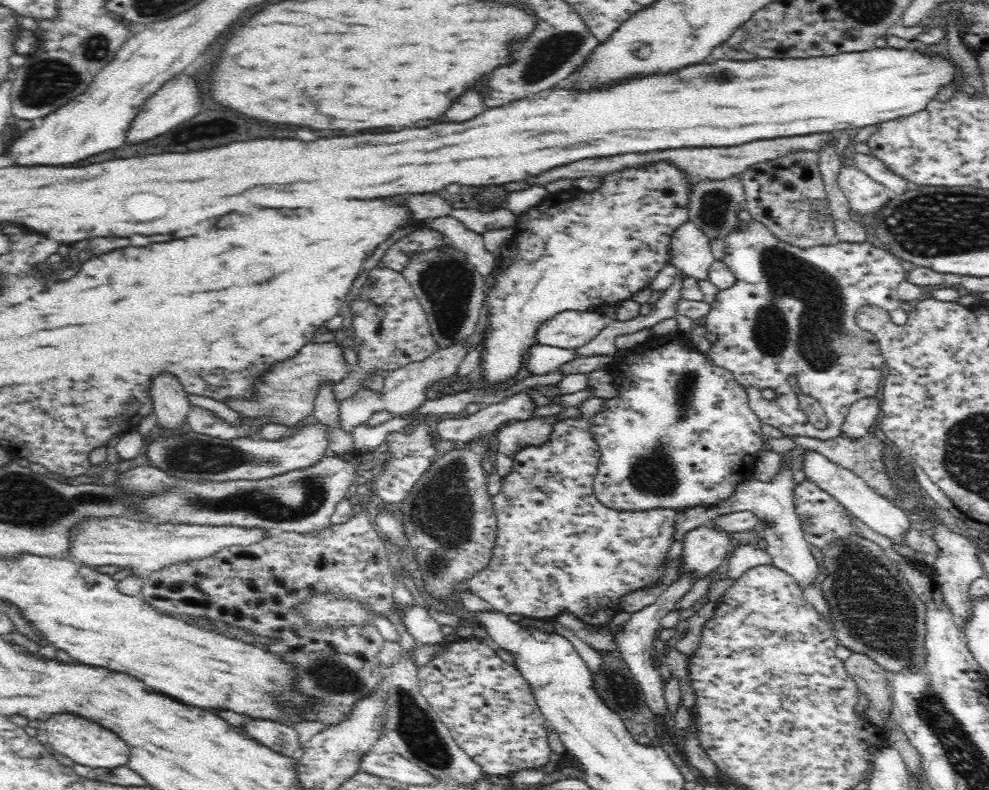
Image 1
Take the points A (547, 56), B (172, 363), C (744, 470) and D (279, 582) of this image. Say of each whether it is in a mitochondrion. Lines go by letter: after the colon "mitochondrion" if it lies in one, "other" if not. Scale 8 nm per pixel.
A: mitochondrion
B: other
C: other
D: other

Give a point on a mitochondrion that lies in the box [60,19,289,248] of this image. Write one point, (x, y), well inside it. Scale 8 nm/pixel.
(97, 46)

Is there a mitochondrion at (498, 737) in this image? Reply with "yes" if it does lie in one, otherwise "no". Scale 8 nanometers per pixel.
no

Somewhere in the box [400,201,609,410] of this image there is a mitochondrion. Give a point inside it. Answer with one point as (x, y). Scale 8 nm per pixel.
(447, 285)

